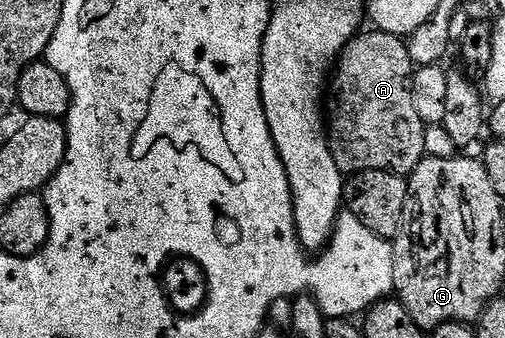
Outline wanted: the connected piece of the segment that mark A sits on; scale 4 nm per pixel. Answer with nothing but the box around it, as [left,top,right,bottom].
[328,30,428,174]

